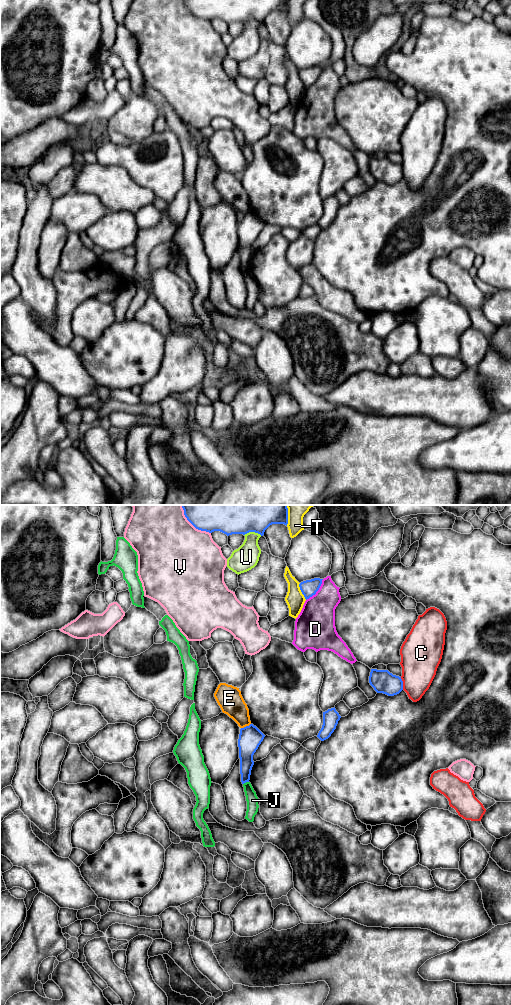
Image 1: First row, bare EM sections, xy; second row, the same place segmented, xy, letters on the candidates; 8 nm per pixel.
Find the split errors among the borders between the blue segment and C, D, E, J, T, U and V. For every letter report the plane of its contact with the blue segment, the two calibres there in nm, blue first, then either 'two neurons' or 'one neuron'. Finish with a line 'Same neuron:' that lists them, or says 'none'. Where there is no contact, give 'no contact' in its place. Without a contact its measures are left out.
C: meets blue in xy; 180 nm thick on the blue side, 320 nm on the other; two neurons
D: meets blue in xy; 130 nm thick on the blue side, 300 nm on the other; two neurons
E: meets blue in xy; 190 nm thick on the blue side, 200 nm on the other; two neurons
J: meets blue in xy; 130 nm thick on the blue side, 100 nm on the other; two neurons
T: meets blue in xy; 130 nm thick on the blue side, 150 nm on the other; two neurons
U: meets blue in xy; 180 nm thick on the blue side, 200 nm on the other; two neurons
V: meets blue in xy; 170 nm thick on the blue side, 500 nm on the other; two neurons
Same neuron: none

